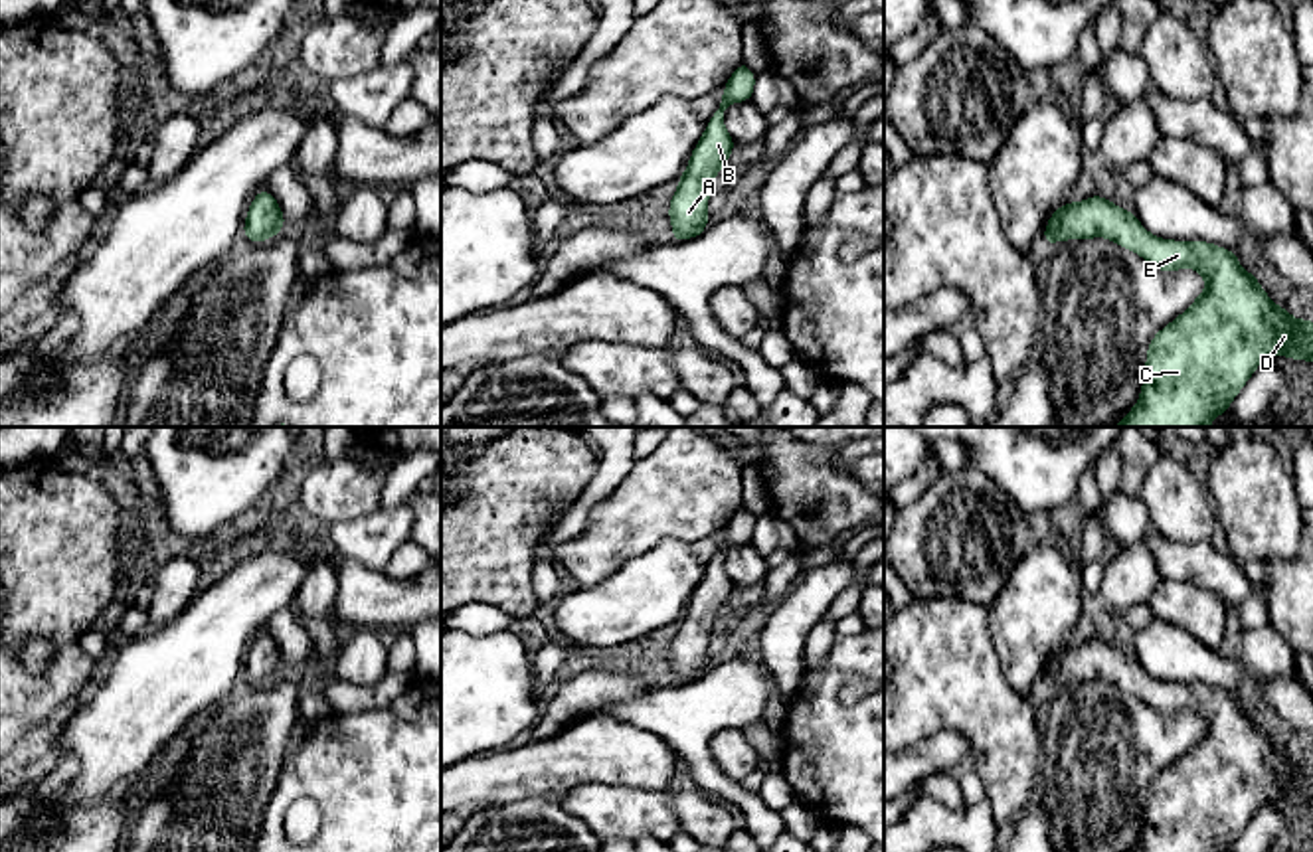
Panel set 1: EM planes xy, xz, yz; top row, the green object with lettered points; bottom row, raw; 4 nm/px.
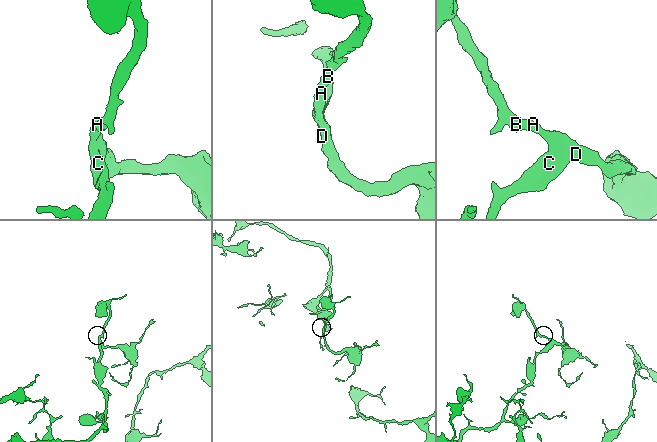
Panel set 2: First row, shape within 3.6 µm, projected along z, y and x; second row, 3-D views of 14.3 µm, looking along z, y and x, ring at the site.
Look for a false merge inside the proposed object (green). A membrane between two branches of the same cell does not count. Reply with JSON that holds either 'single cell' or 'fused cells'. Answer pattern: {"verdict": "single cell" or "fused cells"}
{"verdict": "single cell"}

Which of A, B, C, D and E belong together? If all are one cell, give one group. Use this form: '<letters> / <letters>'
A B C D E

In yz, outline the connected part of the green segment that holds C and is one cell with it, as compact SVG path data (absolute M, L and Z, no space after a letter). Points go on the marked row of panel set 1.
M1097 194L1078 204L1068 200L1056 208L1044 227L1046 247L1056 241L1094 237L1115 241L1163 273L1190 267L1206 281L1192 304L1151 338L1139 399L1113 427L1208 427L1230 409L1264 360L1283 354L1313 364L1313 320L1299 320L1275 304L1232 249L1208 241L1157 237L1131 210L1121 210Z

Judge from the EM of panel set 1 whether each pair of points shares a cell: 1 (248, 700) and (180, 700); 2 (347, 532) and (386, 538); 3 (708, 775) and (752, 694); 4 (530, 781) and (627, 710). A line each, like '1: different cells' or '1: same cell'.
1: different cells
2: same cell
3: same cell
4: different cells

